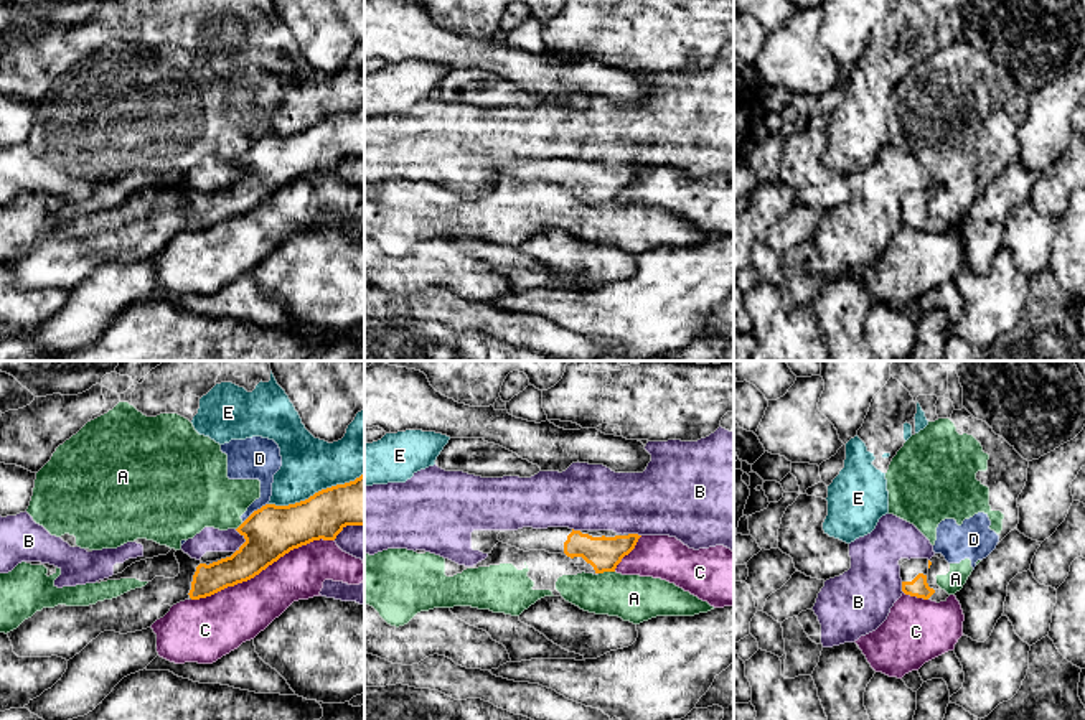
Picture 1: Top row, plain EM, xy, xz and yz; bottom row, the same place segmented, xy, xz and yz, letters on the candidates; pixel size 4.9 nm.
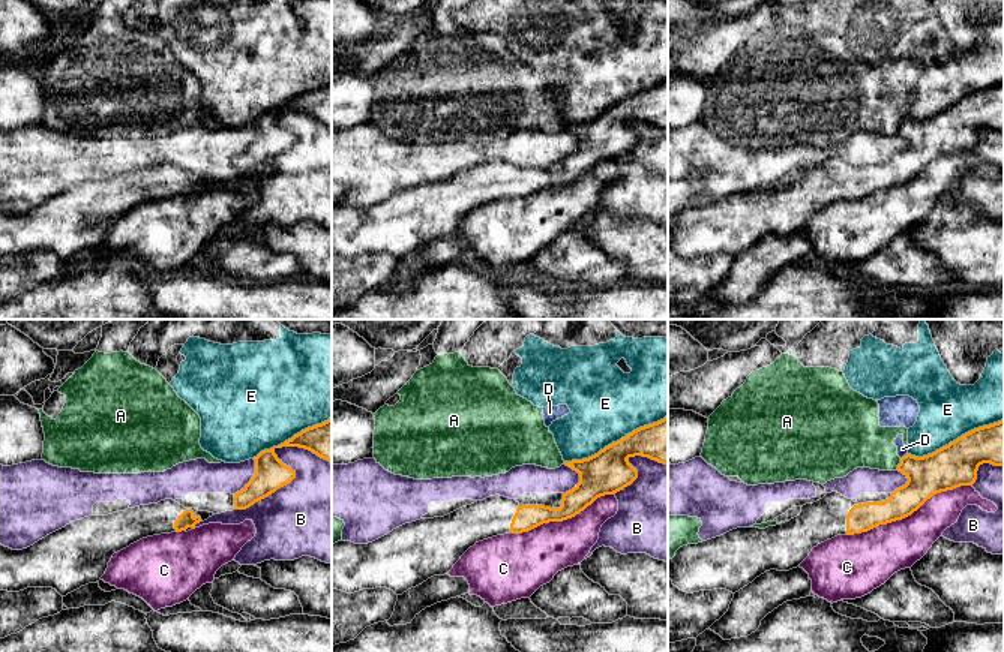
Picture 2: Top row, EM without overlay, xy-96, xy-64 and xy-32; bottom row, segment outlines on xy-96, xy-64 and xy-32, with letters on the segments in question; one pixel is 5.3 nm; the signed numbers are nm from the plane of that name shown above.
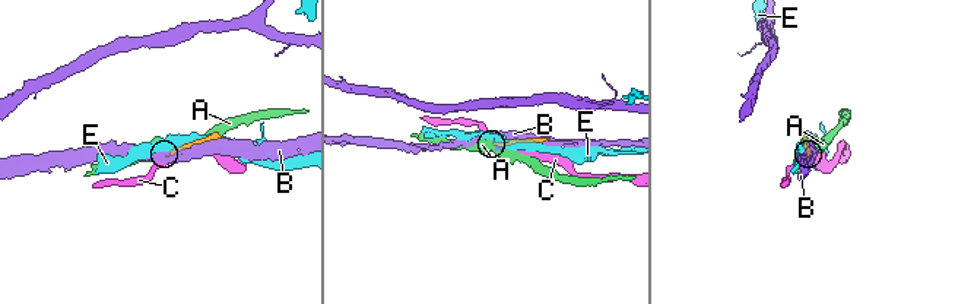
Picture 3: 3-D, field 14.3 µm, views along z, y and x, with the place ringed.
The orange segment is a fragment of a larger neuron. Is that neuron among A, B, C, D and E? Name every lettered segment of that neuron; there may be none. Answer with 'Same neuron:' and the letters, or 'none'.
Same neuron: none

